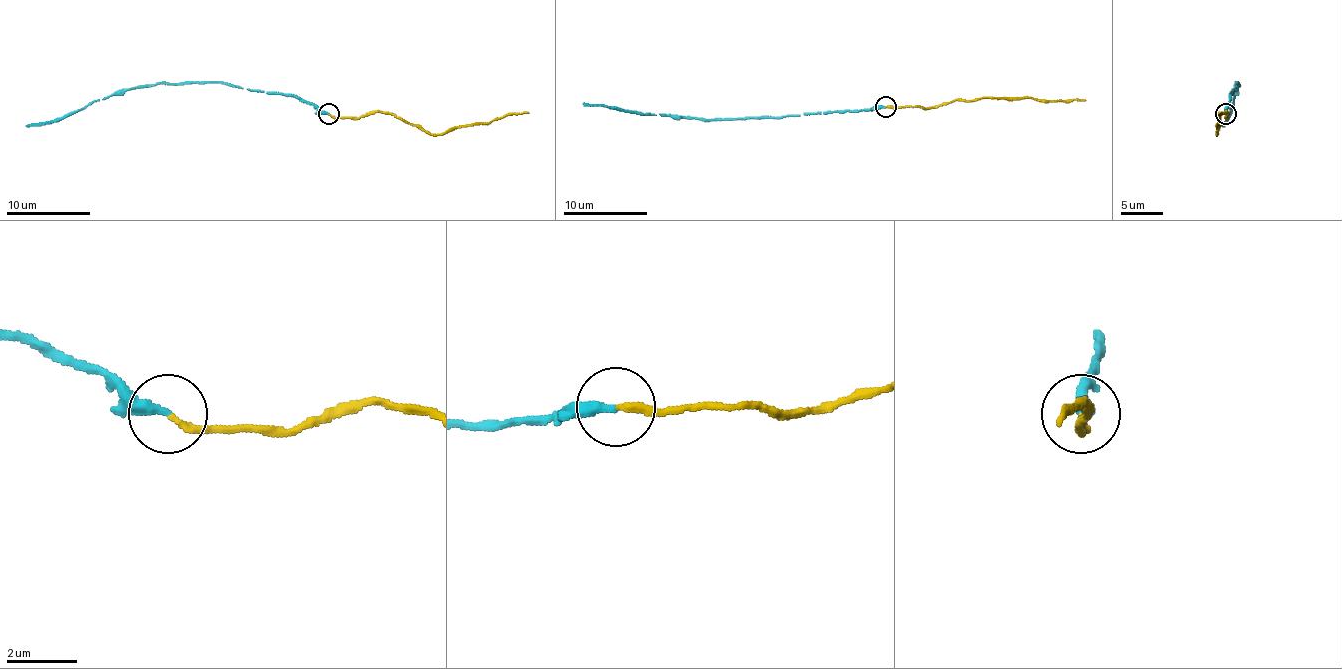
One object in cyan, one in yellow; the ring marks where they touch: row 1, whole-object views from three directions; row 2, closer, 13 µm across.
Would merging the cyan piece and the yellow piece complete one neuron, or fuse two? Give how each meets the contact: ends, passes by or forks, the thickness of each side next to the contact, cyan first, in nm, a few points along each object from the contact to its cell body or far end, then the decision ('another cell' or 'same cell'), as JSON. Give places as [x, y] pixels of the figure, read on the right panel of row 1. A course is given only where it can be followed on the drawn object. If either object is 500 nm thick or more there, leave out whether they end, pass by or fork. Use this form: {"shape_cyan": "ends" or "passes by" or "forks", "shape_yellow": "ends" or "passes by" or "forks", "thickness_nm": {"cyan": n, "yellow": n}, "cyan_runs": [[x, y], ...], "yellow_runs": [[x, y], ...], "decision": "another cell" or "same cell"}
{"shape_cyan": "ends", "shape_yellow": "ends", "thickness_nm": {"cyan": 320, "yellow": 200}, "cyan_runs": [[1225, 113], [1231, 90], [1237, 82], [1233, 107], [1223, 126]], "yellow_runs": [[1225, 113], [1227, 117], [1225, 111], [1219, 117], [1217, 134], [1219, 111]], "decision": "same cell"}

